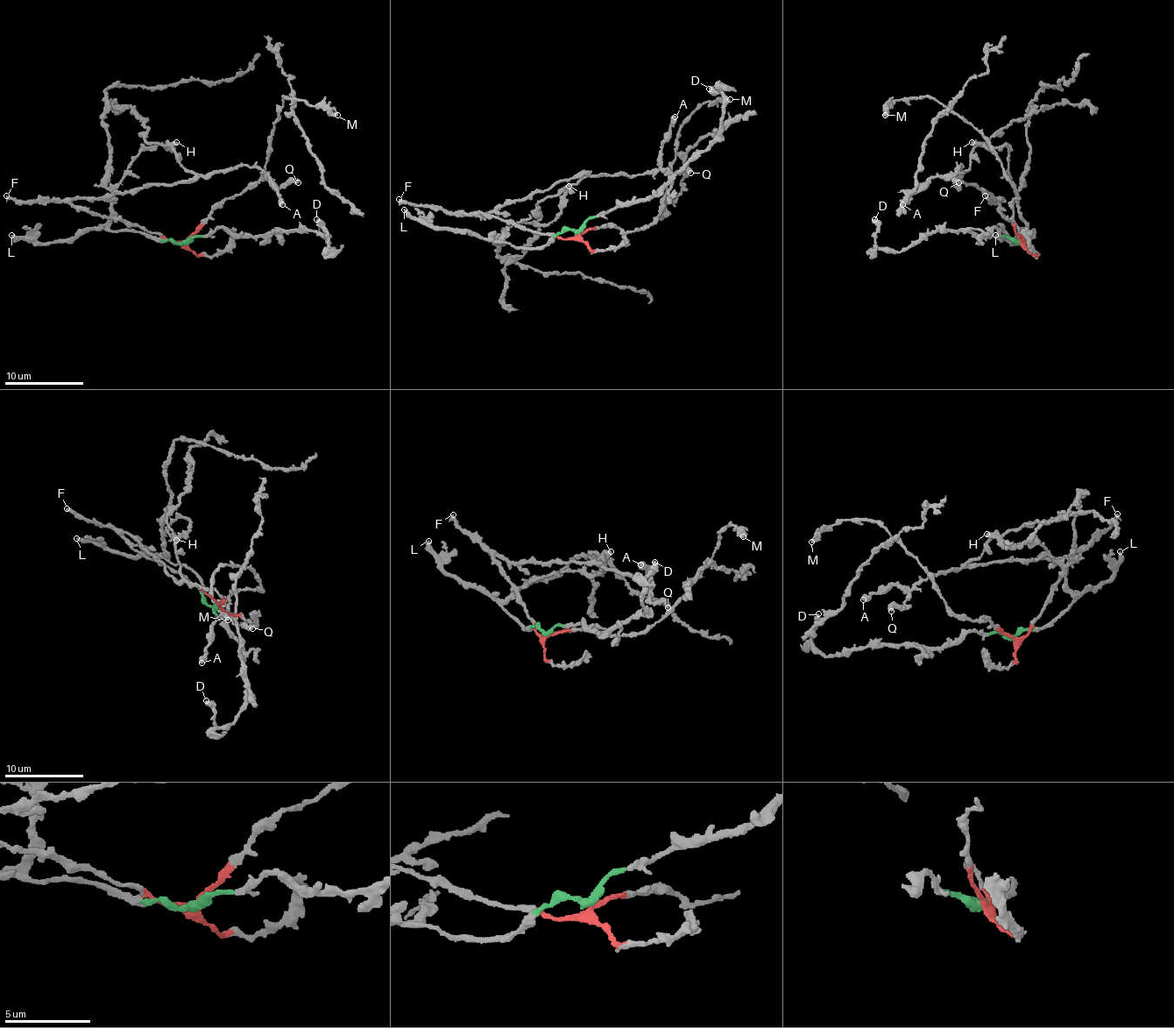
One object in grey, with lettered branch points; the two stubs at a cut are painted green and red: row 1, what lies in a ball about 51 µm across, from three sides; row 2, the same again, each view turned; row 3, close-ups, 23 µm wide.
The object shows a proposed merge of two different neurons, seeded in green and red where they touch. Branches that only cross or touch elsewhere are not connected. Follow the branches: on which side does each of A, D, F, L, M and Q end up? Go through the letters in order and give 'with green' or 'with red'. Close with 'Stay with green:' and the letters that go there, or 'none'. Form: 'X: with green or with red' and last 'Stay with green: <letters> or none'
A: with red
D: with green
F: with red
L: with green
M: with red
Q: with red
Stay with green: D, L

